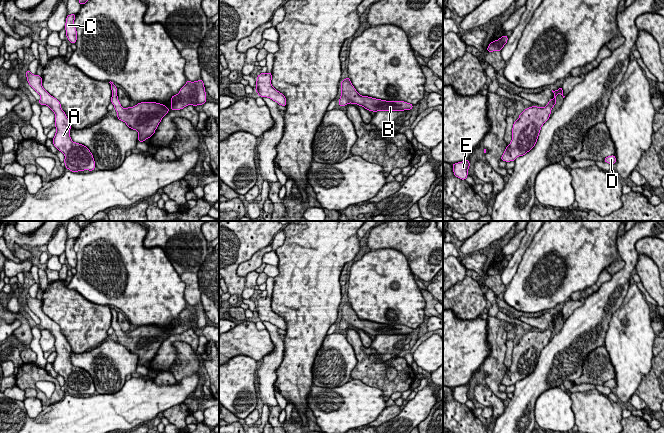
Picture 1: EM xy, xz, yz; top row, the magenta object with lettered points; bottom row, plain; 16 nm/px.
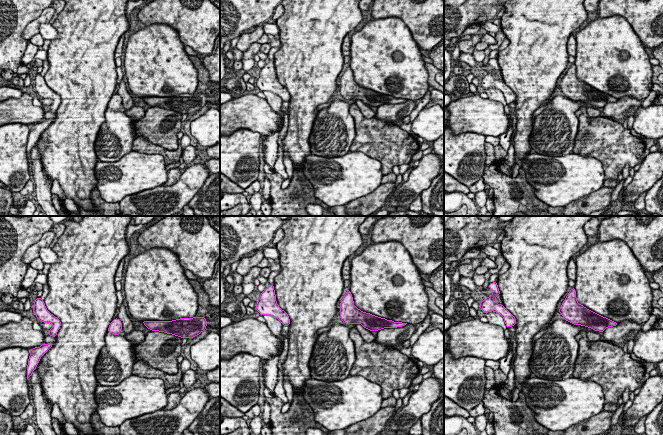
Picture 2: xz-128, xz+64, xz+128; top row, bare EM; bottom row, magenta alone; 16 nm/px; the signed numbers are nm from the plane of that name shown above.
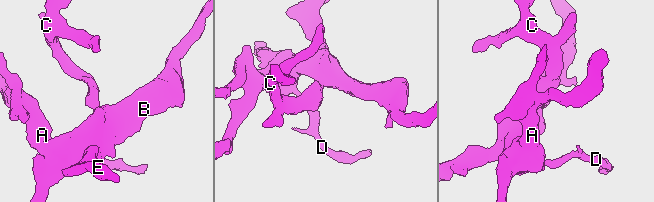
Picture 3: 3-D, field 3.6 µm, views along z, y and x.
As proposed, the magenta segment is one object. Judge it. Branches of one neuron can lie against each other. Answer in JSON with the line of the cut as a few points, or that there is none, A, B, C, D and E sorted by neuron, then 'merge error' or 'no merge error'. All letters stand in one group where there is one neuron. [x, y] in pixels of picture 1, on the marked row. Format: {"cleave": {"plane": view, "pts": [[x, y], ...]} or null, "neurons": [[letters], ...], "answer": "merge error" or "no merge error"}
{"cleave": null, "neurons": [["A", "B", "C", "D", "E"]], "answer": "no merge error"}

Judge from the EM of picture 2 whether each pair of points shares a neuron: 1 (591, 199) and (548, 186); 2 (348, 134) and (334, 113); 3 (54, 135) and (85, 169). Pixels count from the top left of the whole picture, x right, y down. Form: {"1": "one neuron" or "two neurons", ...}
{"1": "two neurons", "2": "one neuron", "3": "one neuron"}

